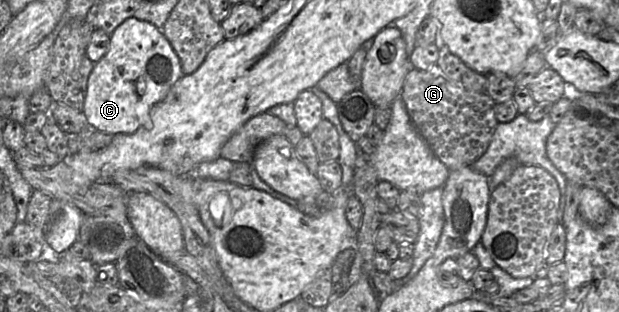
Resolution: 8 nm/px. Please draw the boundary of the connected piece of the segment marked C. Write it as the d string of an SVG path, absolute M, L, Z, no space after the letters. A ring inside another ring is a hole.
M129 18L110 36L109 51L89 76L83 113L97 130L115 135L151 127L150 112L183 76L181 62L168 39L153 24Z

